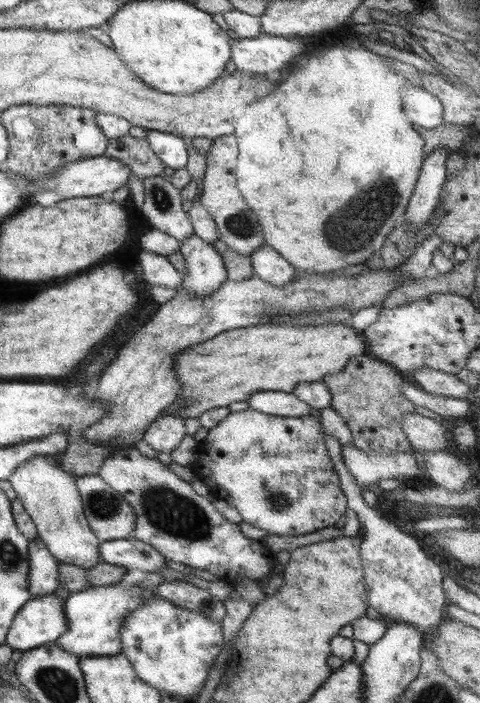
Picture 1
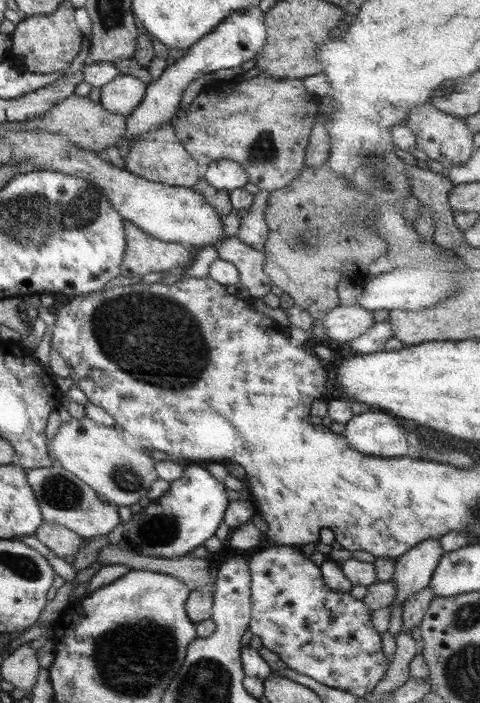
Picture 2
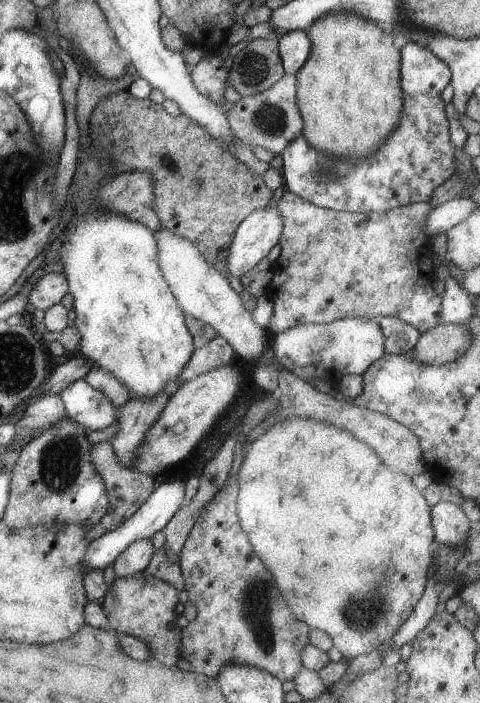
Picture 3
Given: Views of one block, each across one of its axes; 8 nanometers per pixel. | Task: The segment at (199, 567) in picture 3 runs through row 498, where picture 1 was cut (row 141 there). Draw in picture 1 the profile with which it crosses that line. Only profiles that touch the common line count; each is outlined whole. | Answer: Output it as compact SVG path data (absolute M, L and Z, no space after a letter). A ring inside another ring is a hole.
M224 135L211 140L211 145L206 157L206 169L202 178L201 203L209 210L212 218L217 224L220 240L228 244L230 250L242 256L252 256L254 252L260 250L260 246L265 245L262 236L261 226L256 222L256 214L248 210L248 203L242 196L237 185L235 170L239 155L238 141L234 135Z

